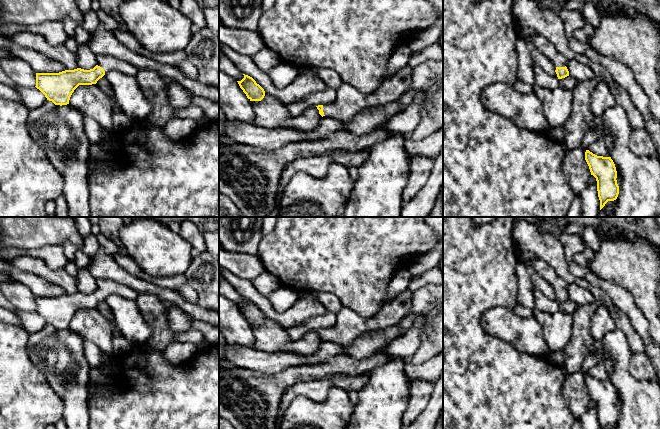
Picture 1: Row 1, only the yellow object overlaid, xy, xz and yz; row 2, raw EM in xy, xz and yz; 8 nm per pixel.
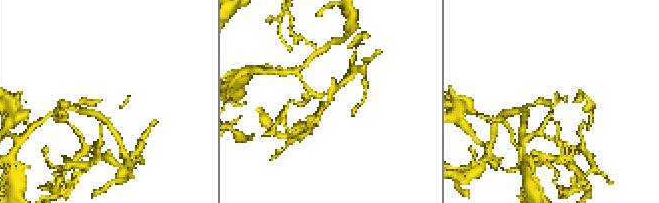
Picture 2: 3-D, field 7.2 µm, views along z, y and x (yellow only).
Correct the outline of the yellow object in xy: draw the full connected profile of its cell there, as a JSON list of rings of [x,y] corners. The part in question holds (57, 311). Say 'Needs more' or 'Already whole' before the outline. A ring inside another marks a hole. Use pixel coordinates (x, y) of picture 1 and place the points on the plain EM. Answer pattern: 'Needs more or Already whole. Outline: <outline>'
Needs more. Outline: [[[97,279],[97,289],[90,294],[77,292],[59,297],[36,297],[36,312],[55,329],[69,328],[70,321],[79,309],[92,309],[102,302],[107,295],[119,295],[128,300],[135,300],[139,293],[112,280]]]

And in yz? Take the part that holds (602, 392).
Already whole. Outline: [[[586,374],[585,384],[591,399],[596,402],[600,429],[616,424],[619,418],[619,410],[616,404],[616,391],[611,381],[597,380]]]

